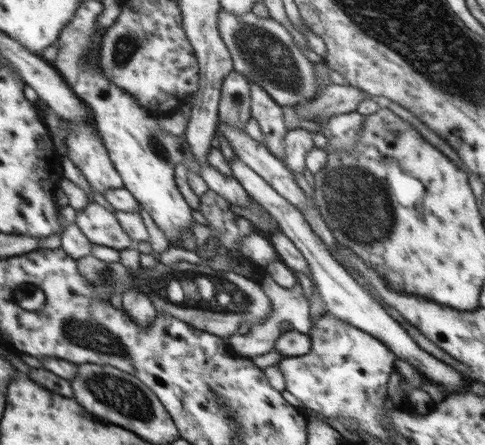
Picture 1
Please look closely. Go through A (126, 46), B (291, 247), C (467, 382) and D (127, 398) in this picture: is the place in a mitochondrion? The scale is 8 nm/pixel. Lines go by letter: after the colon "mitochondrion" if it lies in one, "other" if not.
A: mitochondrion
B: other
C: other
D: mitochondrion

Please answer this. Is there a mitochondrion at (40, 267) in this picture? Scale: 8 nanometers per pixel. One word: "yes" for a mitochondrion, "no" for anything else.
no

